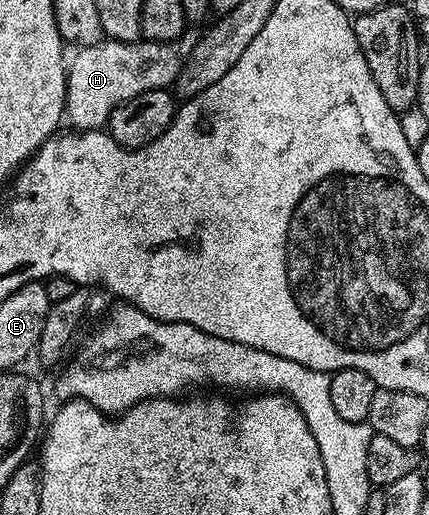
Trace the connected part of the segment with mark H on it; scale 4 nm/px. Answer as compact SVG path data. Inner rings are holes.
M106 39L94 47L81 48L75 54L78 56L72 61L69 60L64 119L73 130L96 131L105 128L110 122L112 109L159 86L158 79L154 76L154 67L150 64L154 59L155 48L150 45L142 46ZM138 59L142 63L138 63Z

